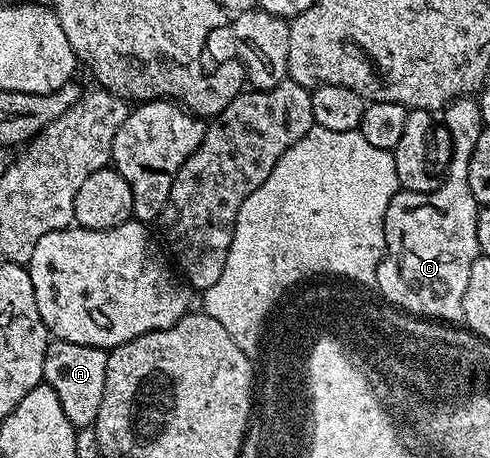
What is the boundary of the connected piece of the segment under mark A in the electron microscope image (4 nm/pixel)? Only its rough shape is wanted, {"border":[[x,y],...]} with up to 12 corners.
{"border":[[56,339],[43,383],[77,430],[94,425],[107,352]]}

